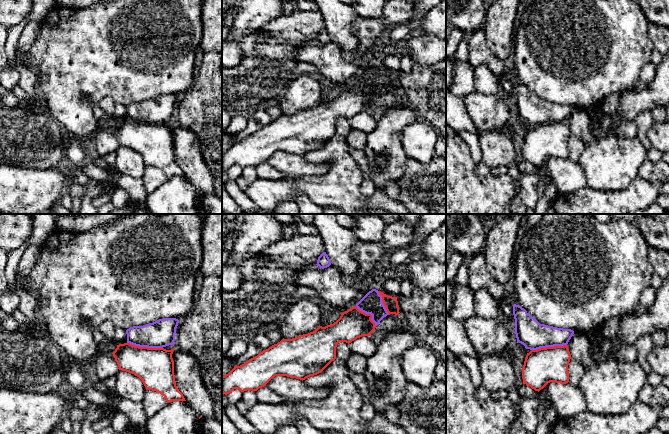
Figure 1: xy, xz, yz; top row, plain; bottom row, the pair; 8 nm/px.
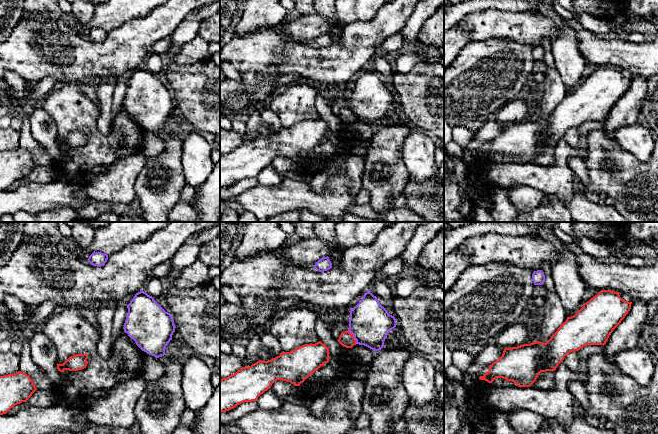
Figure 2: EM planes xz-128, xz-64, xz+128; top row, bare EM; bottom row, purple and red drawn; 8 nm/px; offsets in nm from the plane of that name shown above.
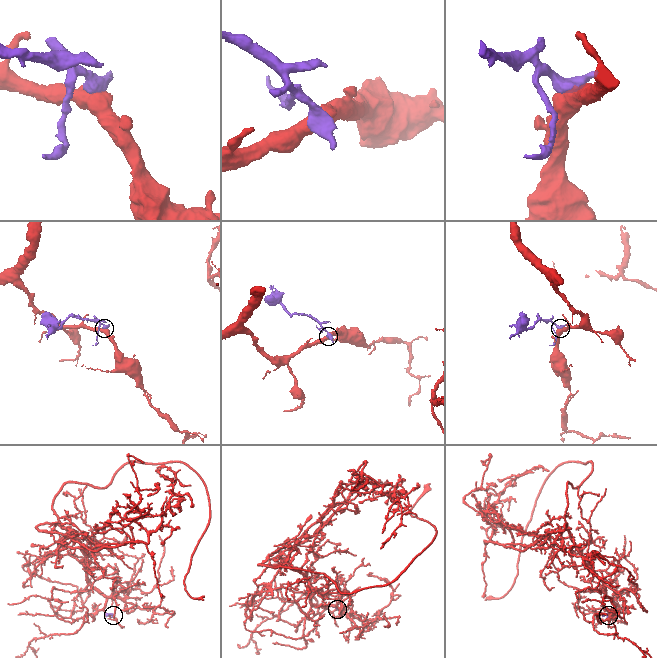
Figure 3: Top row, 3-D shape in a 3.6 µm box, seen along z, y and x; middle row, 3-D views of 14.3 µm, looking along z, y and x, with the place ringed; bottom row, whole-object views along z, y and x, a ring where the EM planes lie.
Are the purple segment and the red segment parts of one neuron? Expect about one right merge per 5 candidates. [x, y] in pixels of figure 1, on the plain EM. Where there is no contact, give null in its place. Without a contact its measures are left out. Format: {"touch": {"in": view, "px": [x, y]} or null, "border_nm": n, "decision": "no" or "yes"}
{"touch": {"in": "xy", "px": [145, 122]}, "border_nm": 300, "decision": "no"}

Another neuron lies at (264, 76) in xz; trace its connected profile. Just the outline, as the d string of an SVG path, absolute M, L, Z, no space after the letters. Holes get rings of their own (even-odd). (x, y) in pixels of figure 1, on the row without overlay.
M296 10L267 22L260 29L266 33L266 37L258 42L257 53L252 57L241 58L236 67L222 69L222 110L246 113L250 106L280 97L286 84L299 76L292 72L298 63L294 56L295 48L316 41L323 28L325 21L319 10Z

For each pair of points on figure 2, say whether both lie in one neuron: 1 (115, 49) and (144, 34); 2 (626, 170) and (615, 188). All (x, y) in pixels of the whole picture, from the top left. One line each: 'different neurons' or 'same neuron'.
1: same neuron
2: same neuron

